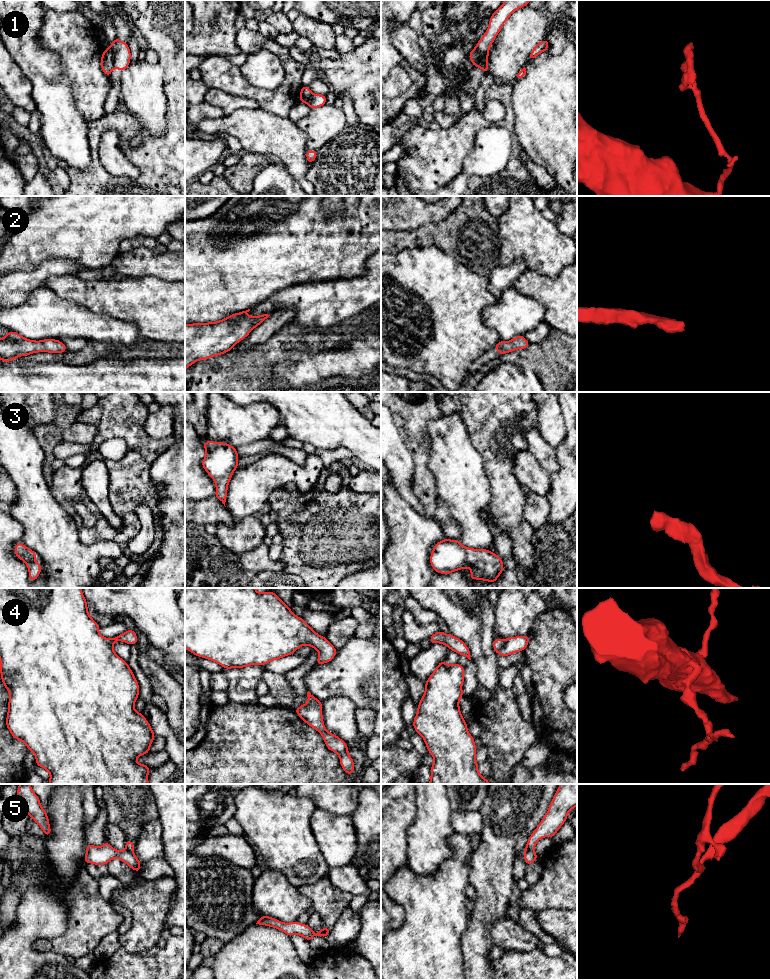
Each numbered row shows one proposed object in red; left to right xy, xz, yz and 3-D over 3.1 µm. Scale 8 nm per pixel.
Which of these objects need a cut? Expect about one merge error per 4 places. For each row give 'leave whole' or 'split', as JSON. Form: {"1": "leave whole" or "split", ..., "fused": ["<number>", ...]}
{"1": "split", "2": "leave whole", "3": "leave whole", "4": "leave whole", "5": "leave whole", "fused": ["1"]}

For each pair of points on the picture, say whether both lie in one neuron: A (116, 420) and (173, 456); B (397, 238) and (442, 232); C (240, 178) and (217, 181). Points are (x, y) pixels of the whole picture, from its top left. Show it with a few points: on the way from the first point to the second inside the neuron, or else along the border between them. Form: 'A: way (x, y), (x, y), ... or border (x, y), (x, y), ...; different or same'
A: border (174, 442), (155, 459), (151, 470); different
B: way (408, 238), (431, 234); same
C: border (222, 175), (230, 185); different

